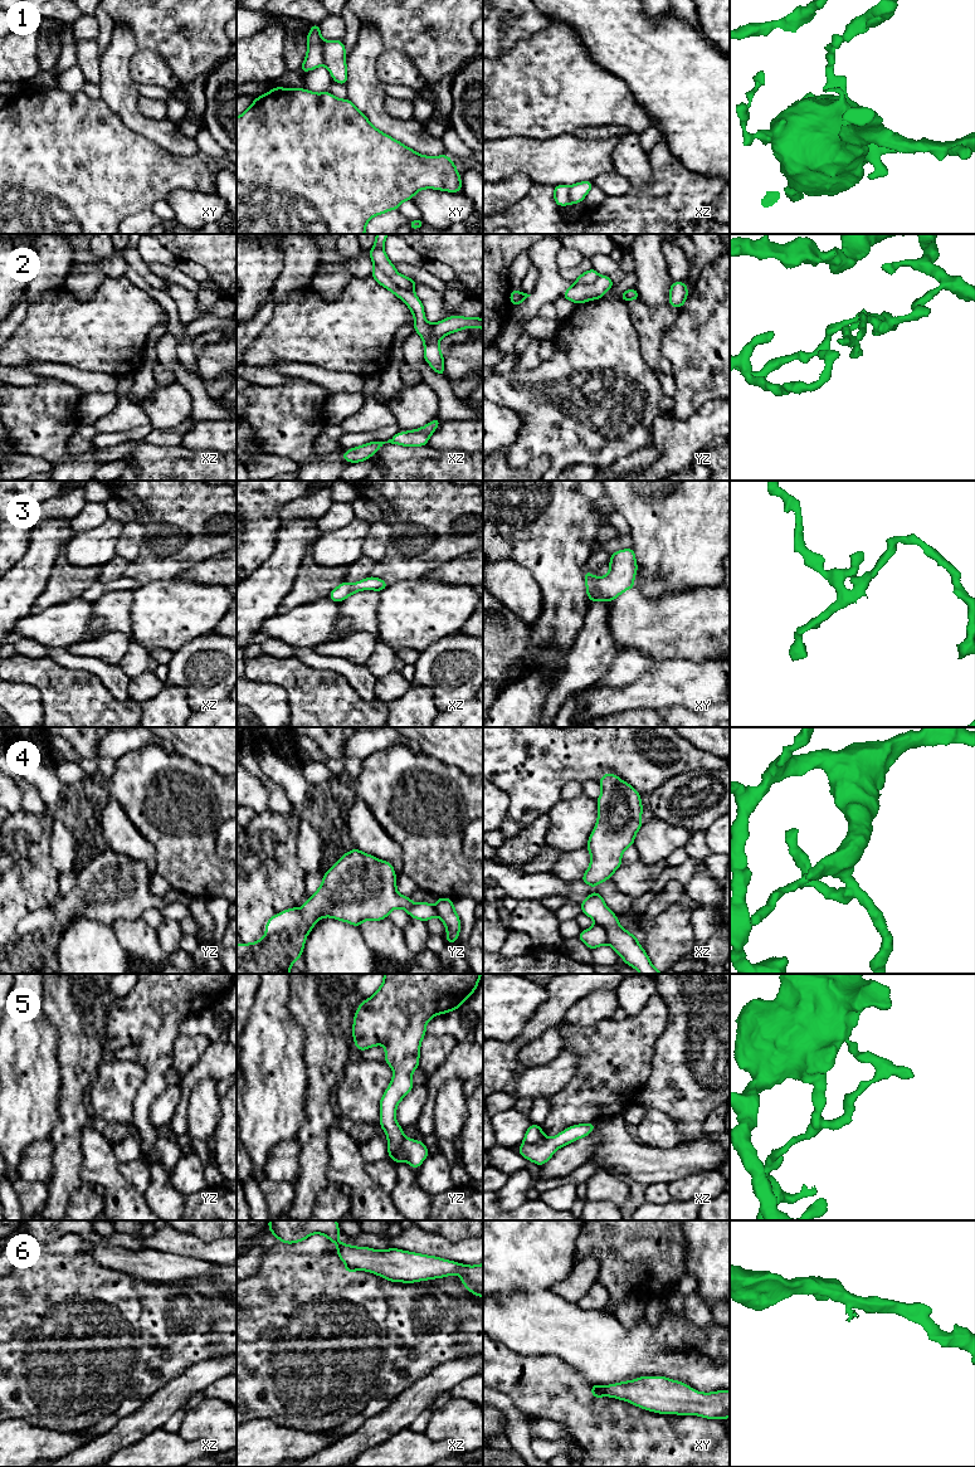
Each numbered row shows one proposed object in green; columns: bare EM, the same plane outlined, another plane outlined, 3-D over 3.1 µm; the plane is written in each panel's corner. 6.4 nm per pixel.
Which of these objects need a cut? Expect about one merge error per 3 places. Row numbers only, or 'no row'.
1, 2, 4, 5, 6

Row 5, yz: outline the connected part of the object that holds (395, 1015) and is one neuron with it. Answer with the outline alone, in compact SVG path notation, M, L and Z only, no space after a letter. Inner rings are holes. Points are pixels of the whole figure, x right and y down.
M384 974L384 981L377 991L364 1000L354 1018L352 1035L359 1051L385 1046L385 1062L393 1068L394 1076L380 1100L380 1126L387 1136L387 1154L395 1164L403 1161L403 1129L395 1118L399 1102L413 1090L411 1073L419 1068L420 1043L426 1034L425 1024L438 1014L458 1009L474 991L482 974Z

